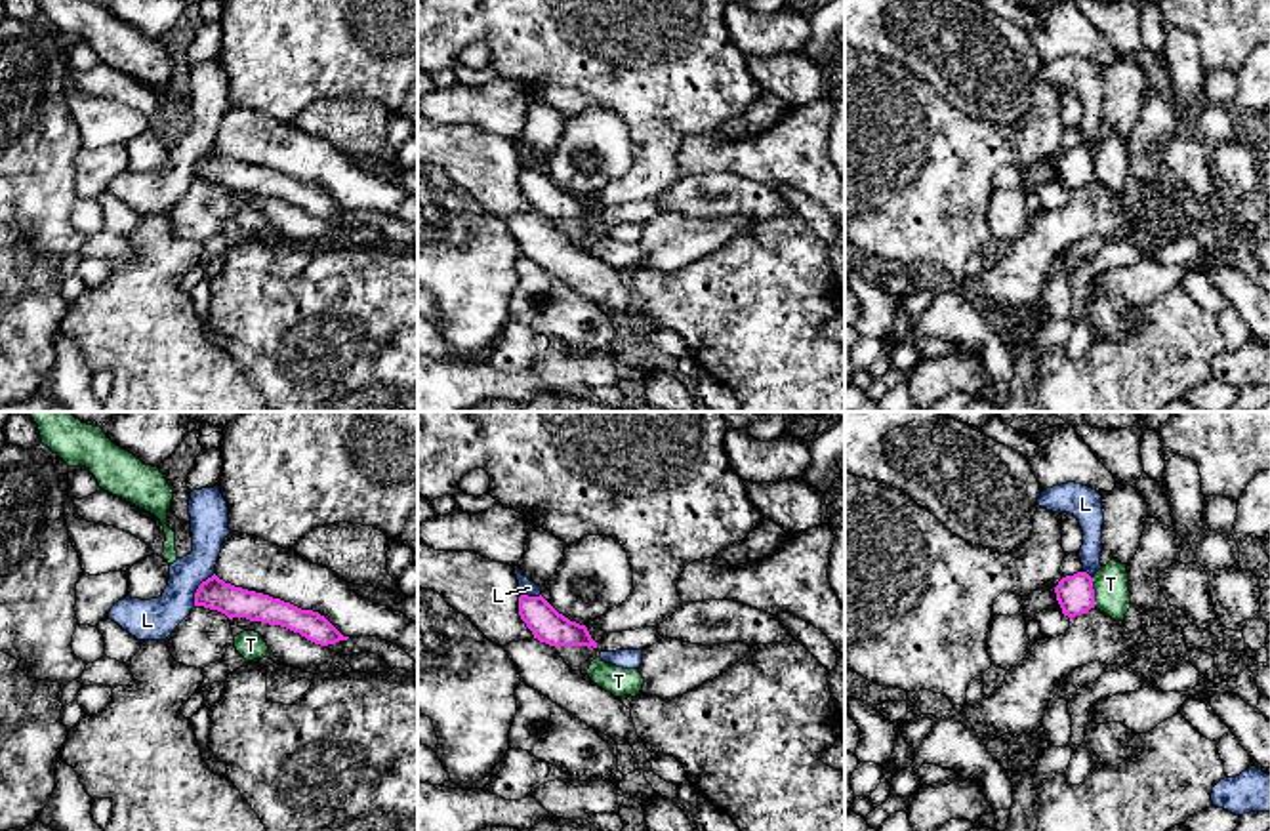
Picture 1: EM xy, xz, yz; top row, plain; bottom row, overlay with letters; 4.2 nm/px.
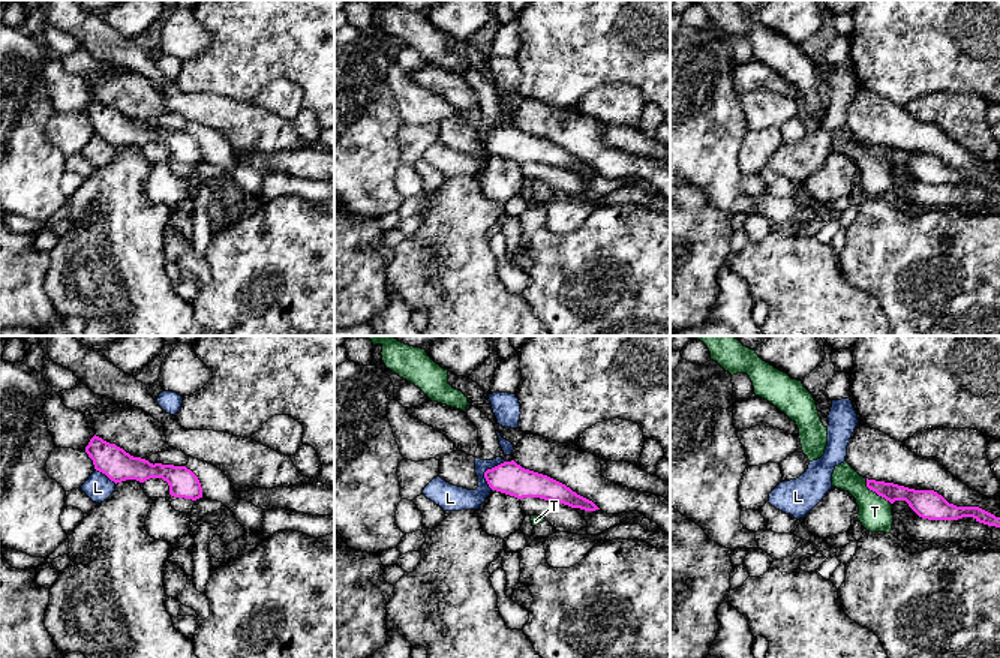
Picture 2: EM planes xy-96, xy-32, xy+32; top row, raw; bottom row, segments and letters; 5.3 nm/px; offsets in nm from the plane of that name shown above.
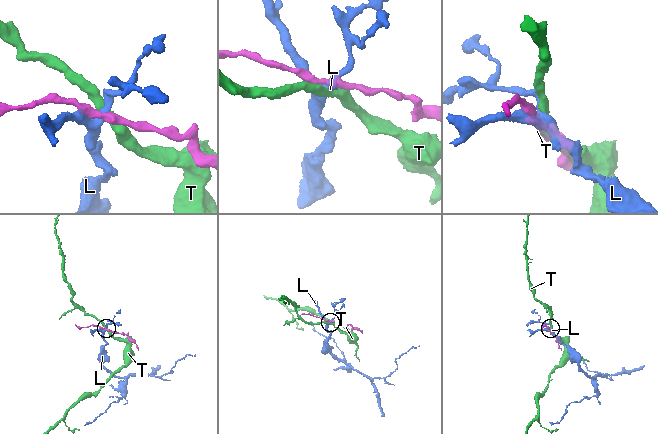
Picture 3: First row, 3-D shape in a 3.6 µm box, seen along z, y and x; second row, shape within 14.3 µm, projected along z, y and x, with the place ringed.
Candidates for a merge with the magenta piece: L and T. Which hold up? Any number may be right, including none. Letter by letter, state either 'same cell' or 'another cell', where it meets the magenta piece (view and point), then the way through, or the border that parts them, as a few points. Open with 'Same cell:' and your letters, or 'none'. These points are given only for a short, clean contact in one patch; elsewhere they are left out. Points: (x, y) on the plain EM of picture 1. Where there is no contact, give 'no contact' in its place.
Same cell: none
L: another cell; contact xy (199, 161)
T: another cell; contact yz (1093, 166); border yz (1091, 151), (1095, 180)

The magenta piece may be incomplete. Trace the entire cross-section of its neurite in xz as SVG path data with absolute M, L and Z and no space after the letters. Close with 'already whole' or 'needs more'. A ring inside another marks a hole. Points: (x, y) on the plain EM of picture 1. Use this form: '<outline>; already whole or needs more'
M542 168L519 170L519 189L532 204L534 212L549 219L587 219L597 221L585 198L570 194L559 187Z; already whole

